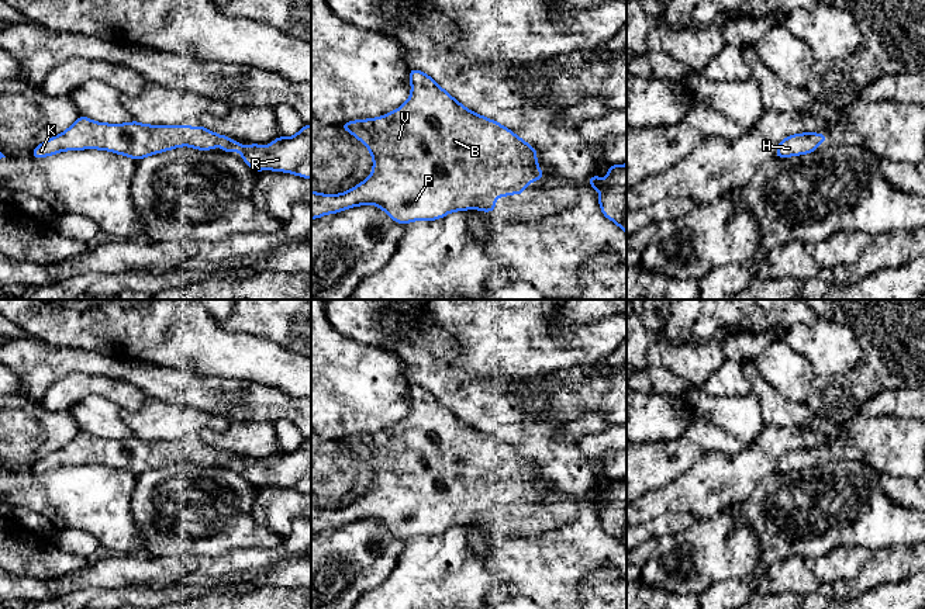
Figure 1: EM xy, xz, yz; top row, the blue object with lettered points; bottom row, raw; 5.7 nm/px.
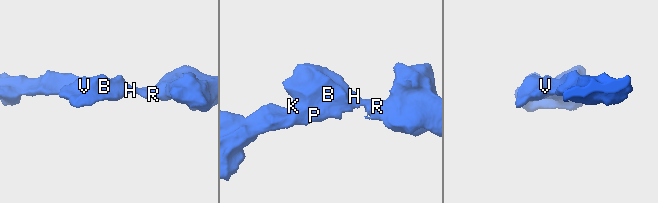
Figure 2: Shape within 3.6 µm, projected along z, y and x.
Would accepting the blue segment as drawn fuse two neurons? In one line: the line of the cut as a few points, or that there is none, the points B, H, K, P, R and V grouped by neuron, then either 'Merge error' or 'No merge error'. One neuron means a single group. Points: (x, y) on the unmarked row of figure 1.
No split. Groups: B H K P R V. No merge error

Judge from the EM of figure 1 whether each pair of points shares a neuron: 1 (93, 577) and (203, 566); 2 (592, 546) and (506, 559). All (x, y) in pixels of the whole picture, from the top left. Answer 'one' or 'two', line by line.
1: one
2: one

